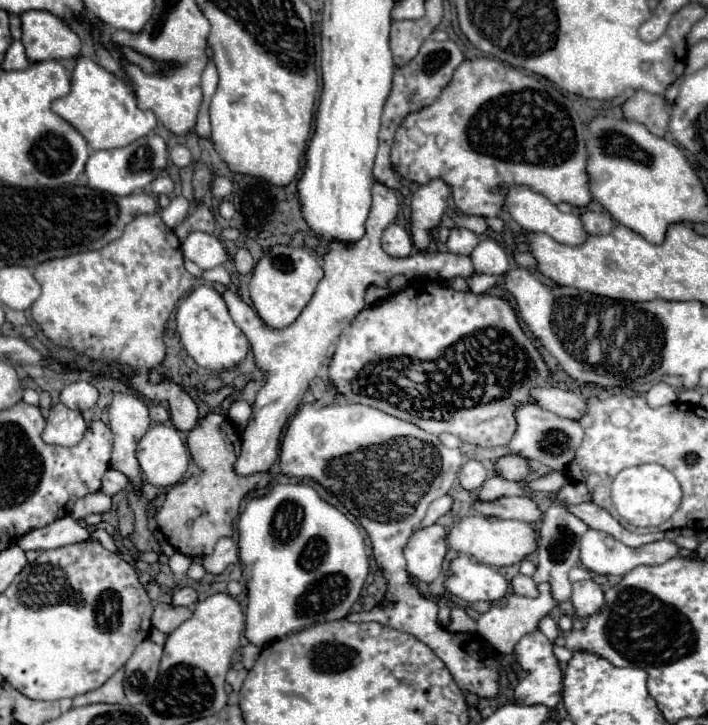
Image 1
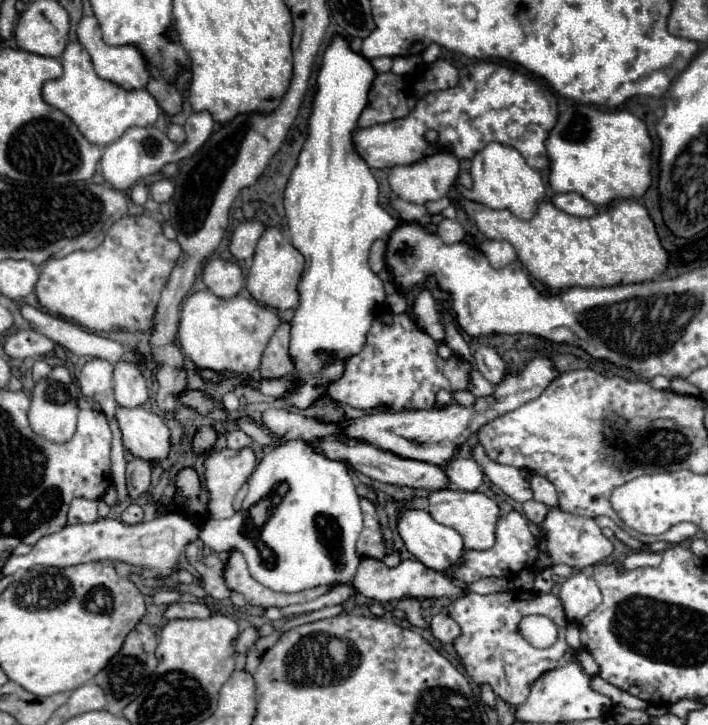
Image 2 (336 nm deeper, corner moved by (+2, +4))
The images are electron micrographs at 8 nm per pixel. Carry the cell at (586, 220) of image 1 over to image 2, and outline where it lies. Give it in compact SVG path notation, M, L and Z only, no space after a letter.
M569 192L569 194L555 194L553 204L559 210L563 210L563 212L567 212L571 216L581 216L583 218L583 216L595 216L597 214L597 208L589 200L585 200L579 194L573 194L573 192Z

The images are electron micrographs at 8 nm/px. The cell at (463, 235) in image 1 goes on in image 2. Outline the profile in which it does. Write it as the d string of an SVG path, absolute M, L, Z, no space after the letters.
M443 220L441 224L437 224L437 236L445 242L445 244L455 244L461 242L465 236L463 226L457 220Z

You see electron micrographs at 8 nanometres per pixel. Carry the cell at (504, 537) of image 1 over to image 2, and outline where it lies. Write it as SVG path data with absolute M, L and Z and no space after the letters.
M443 488L433 492L427 500L429 500L429 514L439 524L455 528L461 534L465 548L489 550L495 544L495 524L499 518L499 506L489 496L481 492L461 492L461 490Z

